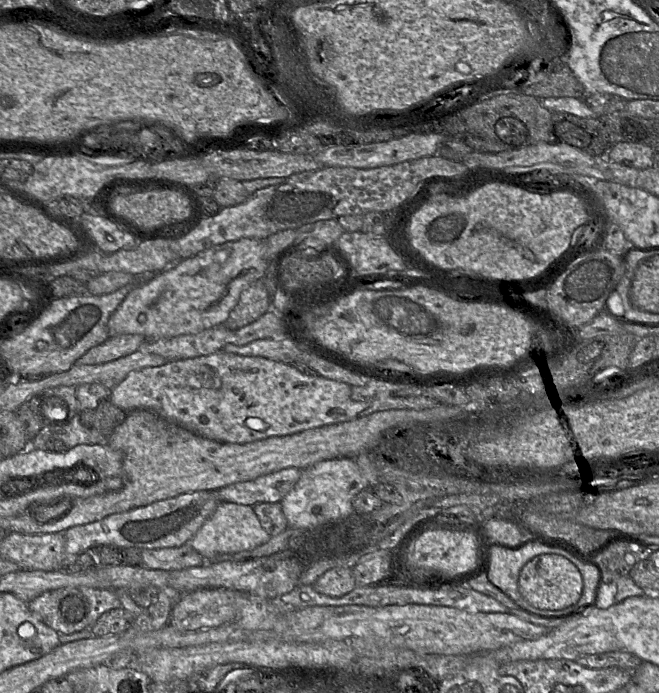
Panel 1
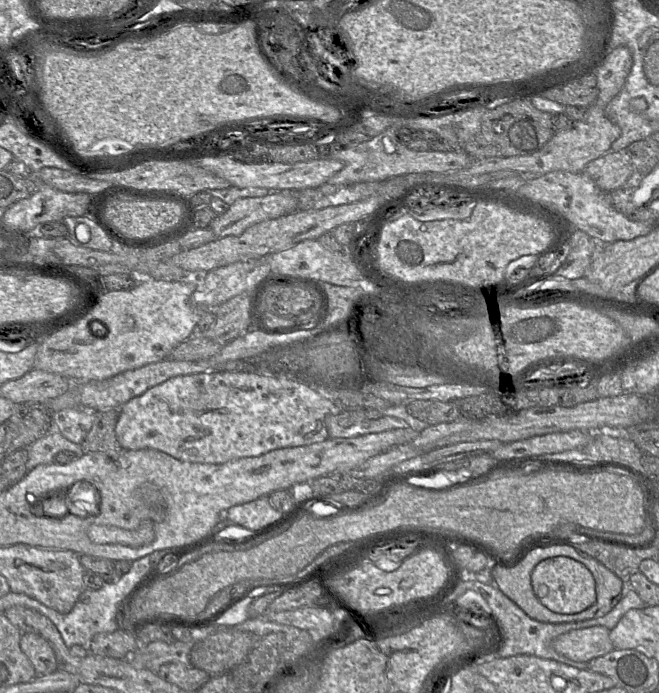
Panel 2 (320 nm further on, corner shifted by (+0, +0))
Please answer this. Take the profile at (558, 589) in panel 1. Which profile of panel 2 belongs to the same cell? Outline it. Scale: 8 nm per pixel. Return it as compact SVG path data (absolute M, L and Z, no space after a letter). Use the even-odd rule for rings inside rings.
M556 556L539 562L531 573L531 584L540 602L555 613L579 613L596 601L593 575L582 563L566 556Z

